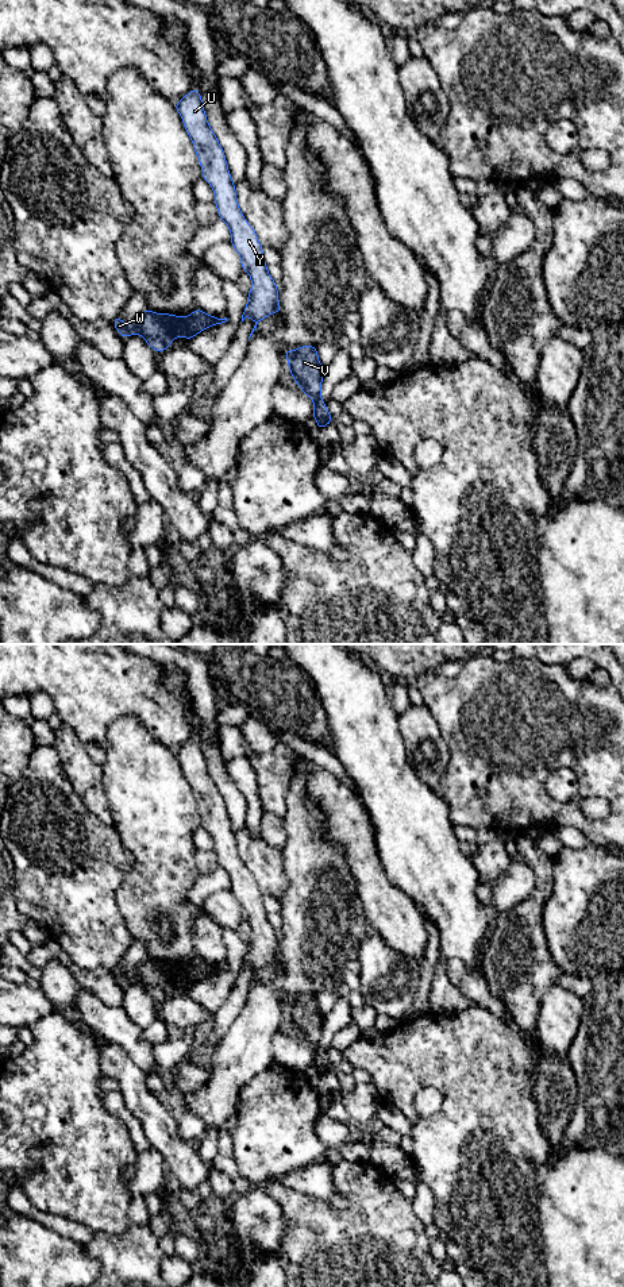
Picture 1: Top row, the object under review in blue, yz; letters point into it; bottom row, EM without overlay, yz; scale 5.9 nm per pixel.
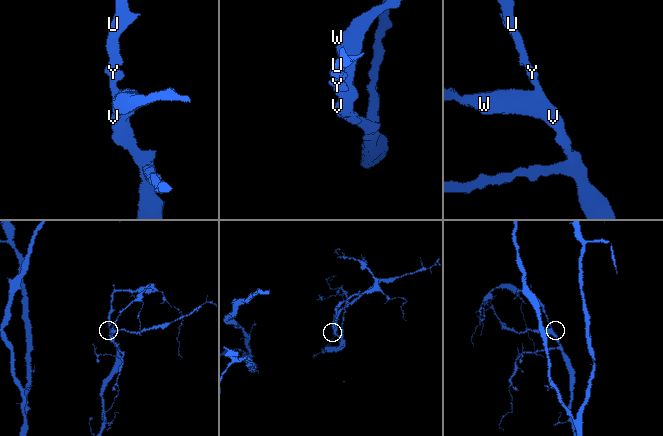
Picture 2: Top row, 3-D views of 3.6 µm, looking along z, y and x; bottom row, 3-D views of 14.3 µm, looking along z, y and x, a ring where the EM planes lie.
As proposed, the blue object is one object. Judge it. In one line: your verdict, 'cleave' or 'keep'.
keep

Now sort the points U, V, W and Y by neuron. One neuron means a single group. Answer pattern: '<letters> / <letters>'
U V W Y

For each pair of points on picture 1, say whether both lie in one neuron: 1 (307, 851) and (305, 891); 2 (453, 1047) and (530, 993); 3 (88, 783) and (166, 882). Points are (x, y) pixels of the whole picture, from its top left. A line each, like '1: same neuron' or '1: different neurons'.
1: same neuron
2: different neurons
3: different neurons

